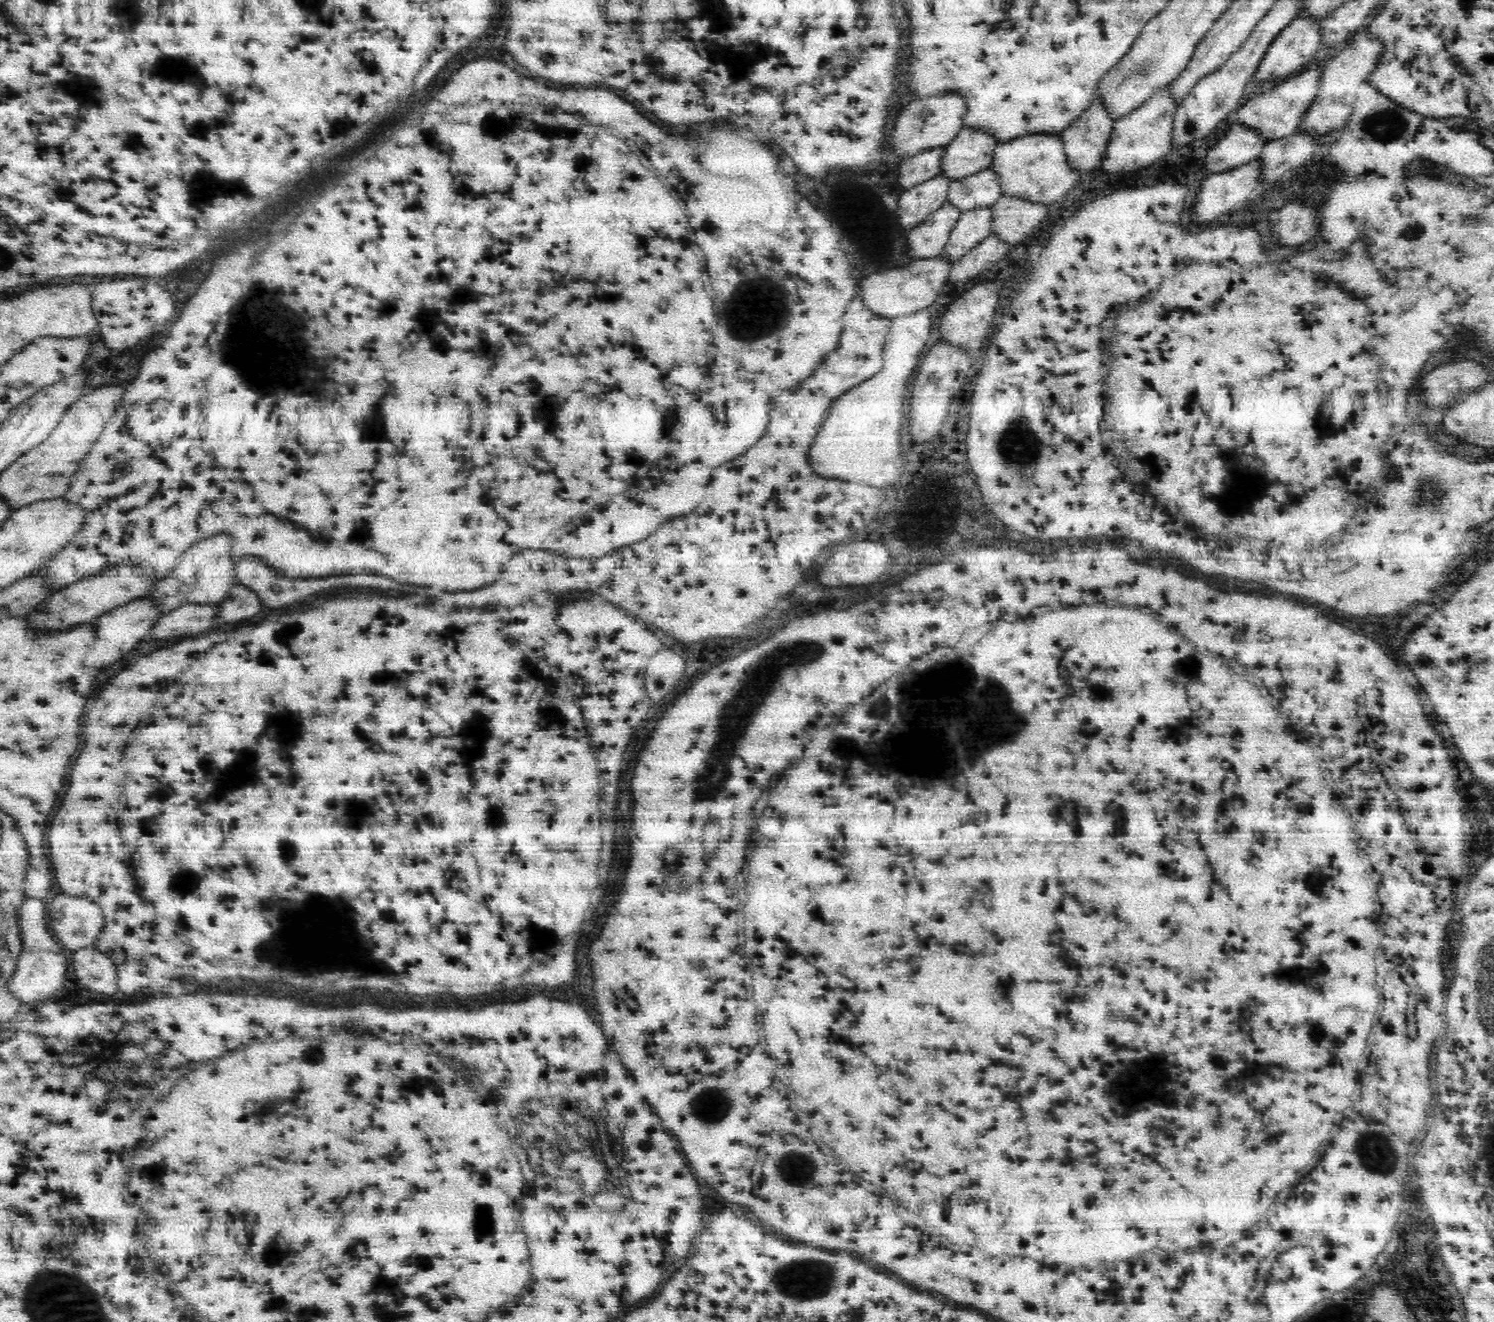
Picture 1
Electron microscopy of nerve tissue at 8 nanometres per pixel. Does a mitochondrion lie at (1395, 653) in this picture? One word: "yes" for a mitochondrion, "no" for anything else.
no

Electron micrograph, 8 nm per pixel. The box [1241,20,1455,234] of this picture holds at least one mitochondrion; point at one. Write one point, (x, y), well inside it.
(1384, 125)

